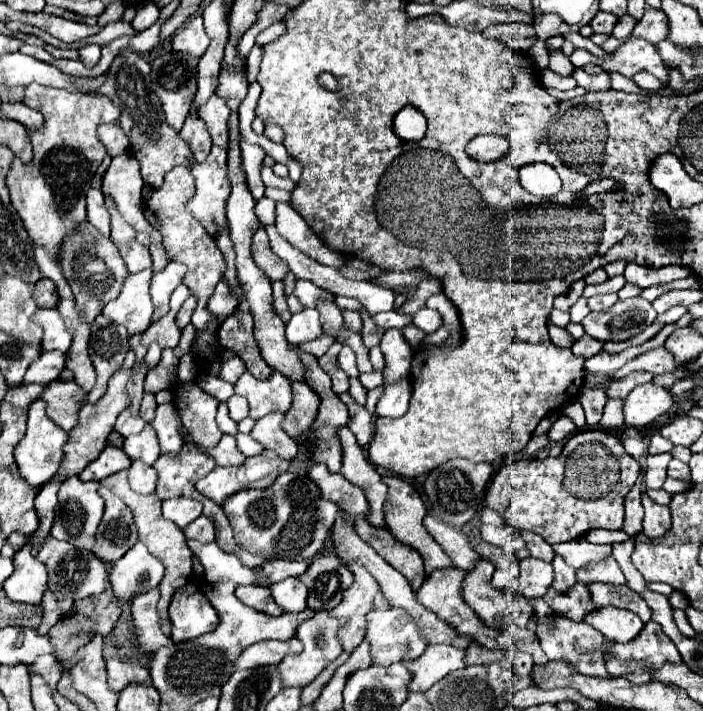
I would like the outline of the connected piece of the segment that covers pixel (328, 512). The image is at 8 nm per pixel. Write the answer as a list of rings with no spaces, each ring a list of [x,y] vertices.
[[[282,473],[268,489],[240,491],[228,497],[222,505],[234,529],[236,543],[266,561],[272,559],[306,559],[310,561],[330,537],[338,515],[338,505],[324,499],[320,489],[308,477],[296,473]]]

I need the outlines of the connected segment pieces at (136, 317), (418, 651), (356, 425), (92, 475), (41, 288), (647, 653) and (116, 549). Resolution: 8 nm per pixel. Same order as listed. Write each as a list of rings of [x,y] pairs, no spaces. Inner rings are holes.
[[[152,269],[128,275],[124,279],[120,295],[106,305],[102,311],[104,317],[122,323],[130,335],[142,333],[148,329],[152,319],[152,301],[150,301],[150,277]]]
[[[398,607],[374,609],[368,613],[370,653],[376,665],[392,665],[402,659],[416,659],[424,653],[426,641],[414,619]]]
[[[342,393],[340,401],[344,401],[344,405],[348,407],[348,413],[350,413],[348,429],[354,433],[358,445],[360,447],[368,445],[372,441],[372,437],[374,437],[374,417],[368,413],[366,407],[358,405],[348,393]]]
[[[108,445],[98,455],[98,459],[94,459],[92,463],[86,465],[86,469],[78,477],[84,483],[86,481],[102,481],[102,479],[106,479],[106,477],[110,477],[110,475],[114,475],[114,473],[118,473],[118,471],[130,467],[130,465],[132,465],[132,461],[122,449]]]
[[[40,279],[34,289],[34,299],[40,307],[56,307],[58,305],[58,293],[56,285],[50,279]]]
[[[648,621],[636,639],[628,641],[628,643],[614,643],[614,645],[608,643],[606,651],[608,653],[604,653],[604,663],[606,663],[608,673],[628,677],[630,681],[636,681],[636,683],[648,681],[650,673],[654,669],[660,669],[664,663],[672,663],[672,665],[682,663],[682,657],[680,657],[676,645],[672,645],[672,641],[664,635],[660,625],[654,621]]]
[[[100,485],[98,493],[106,503],[106,511],[96,533],[96,553],[104,561],[114,563],[138,541],[138,533],[132,511],[126,503],[104,485]]]

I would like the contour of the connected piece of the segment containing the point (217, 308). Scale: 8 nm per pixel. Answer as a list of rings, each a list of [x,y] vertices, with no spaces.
[[[220,281],[220,283],[216,285],[216,289],[214,289],[214,293],[212,293],[212,297],[210,297],[206,309],[208,309],[212,315],[216,315],[216,317],[222,315],[222,319],[226,319],[228,315],[232,315],[232,311],[238,309],[238,305],[236,305],[236,301],[232,301],[232,297],[228,297],[228,287]]]

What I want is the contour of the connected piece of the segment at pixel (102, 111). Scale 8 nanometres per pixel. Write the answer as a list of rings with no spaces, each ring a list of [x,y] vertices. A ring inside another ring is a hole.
[[[28,85],[24,103],[32,109],[44,113],[44,125],[28,133],[34,157],[26,165],[14,155],[10,171],[6,175],[6,185],[10,189],[10,201],[18,211],[28,235],[40,241],[56,259],[60,255],[60,243],[66,233],[70,233],[76,223],[86,221],[86,191],[106,157],[106,147],[96,135],[100,123],[118,121],[120,109],[112,105],[108,97],[78,93],[66,89],[50,89],[42,85]]]

